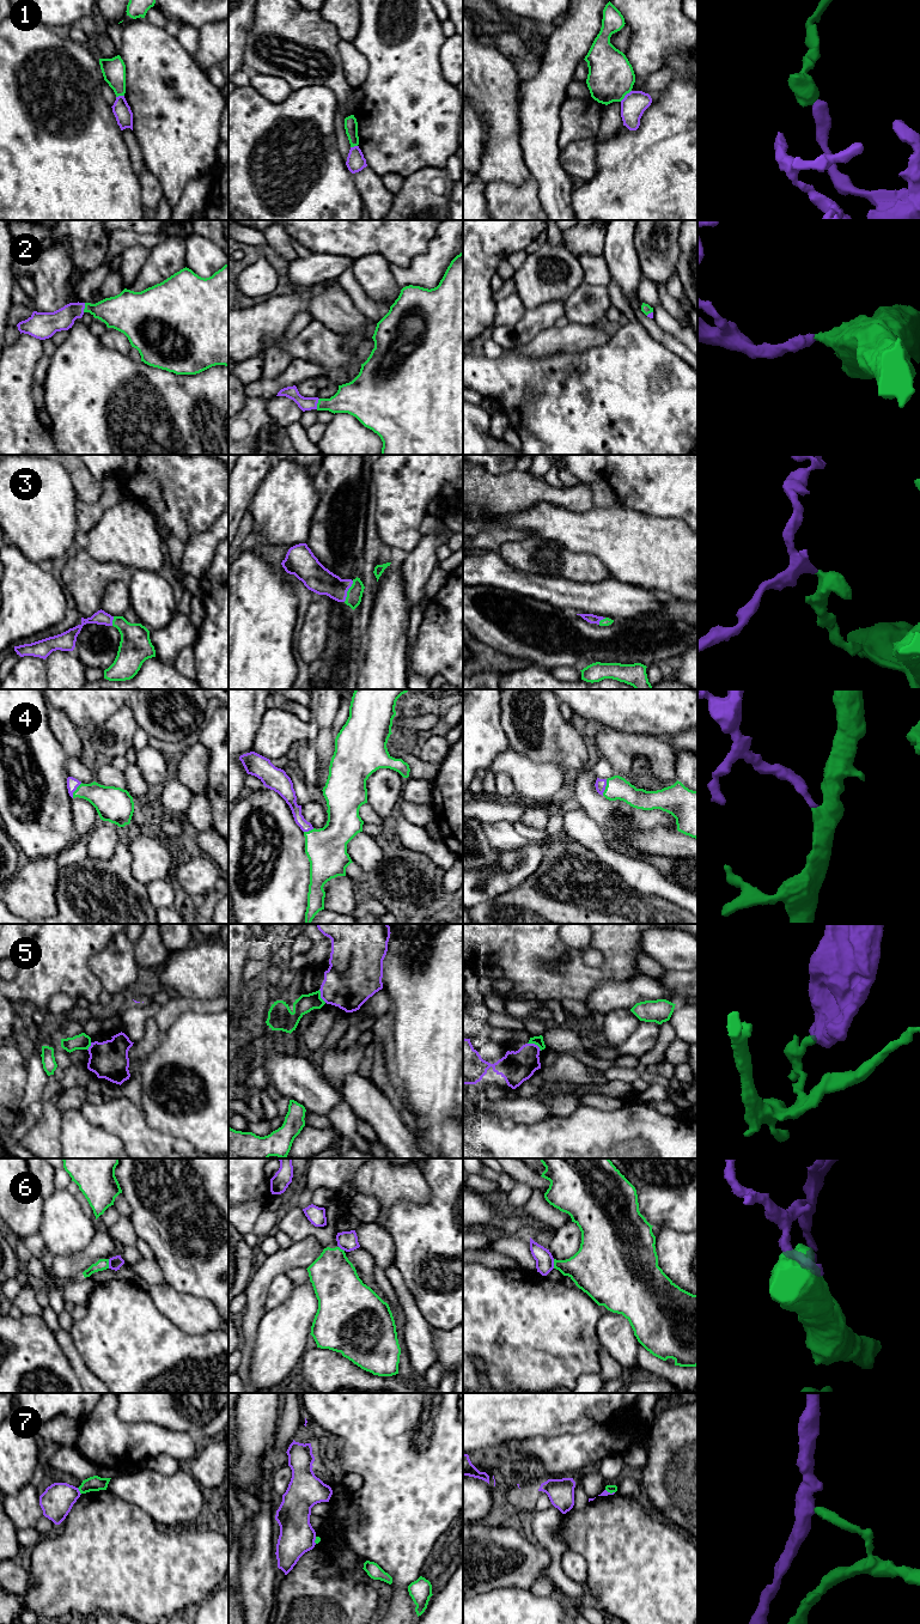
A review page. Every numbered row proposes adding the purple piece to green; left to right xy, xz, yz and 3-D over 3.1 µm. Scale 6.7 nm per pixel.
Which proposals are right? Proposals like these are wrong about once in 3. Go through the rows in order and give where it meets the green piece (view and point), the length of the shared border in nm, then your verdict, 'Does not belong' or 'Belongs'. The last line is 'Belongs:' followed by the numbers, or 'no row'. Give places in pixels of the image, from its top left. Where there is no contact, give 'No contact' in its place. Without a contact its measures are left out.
1: Touches green at yz (625, 95). Shared border 110 nm. Does not belong
2: Touches green at xz (317, 403). Shared border 80 nm. Belongs
3: Touches green at xz (347, 591). Shared border 160 nm. Belongs
4: Touches green at yz (605, 788). Shared border 120 nm. Belongs
5: Touches green at yz (535, 1044). Shared border 110 nm. Does not belong
6: Touches green at xy (108, 1264). Shared border 60 nm. Does not belong
7: Touches green at xy (79, 1490). Shared border 50 nm. Does not belong
Belongs: 2, 3, 4

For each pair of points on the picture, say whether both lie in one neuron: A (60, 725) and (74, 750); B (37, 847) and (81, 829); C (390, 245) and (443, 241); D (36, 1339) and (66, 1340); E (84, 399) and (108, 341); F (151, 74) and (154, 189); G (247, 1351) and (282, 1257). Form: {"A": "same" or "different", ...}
{"A": "same", "B": "different", "C": "different", "D": "different", "E": "different", "F": "different", "G": "same"}

